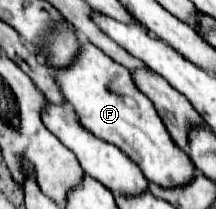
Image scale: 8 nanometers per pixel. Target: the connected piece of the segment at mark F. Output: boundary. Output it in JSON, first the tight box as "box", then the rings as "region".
{"box":[48,40,194,186],"region":[[[88,40],[80,42],[78,54],[68,66],[48,68],[54,74],[64,102],[76,110],[80,122],[84,122],[84,126],[88,126],[88,130],[92,130],[98,138],[104,138],[124,150],[128,158],[138,162],[142,174],[148,180],[160,186],[176,186],[192,180],[194,166],[188,154],[182,152],[172,138],[168,138],[168,132],[164,130],[164,124],[160,122],[152,102],[148,102],[148,98],[144,98],[144,94],[132,86],[128,68],[114,62]]]}

